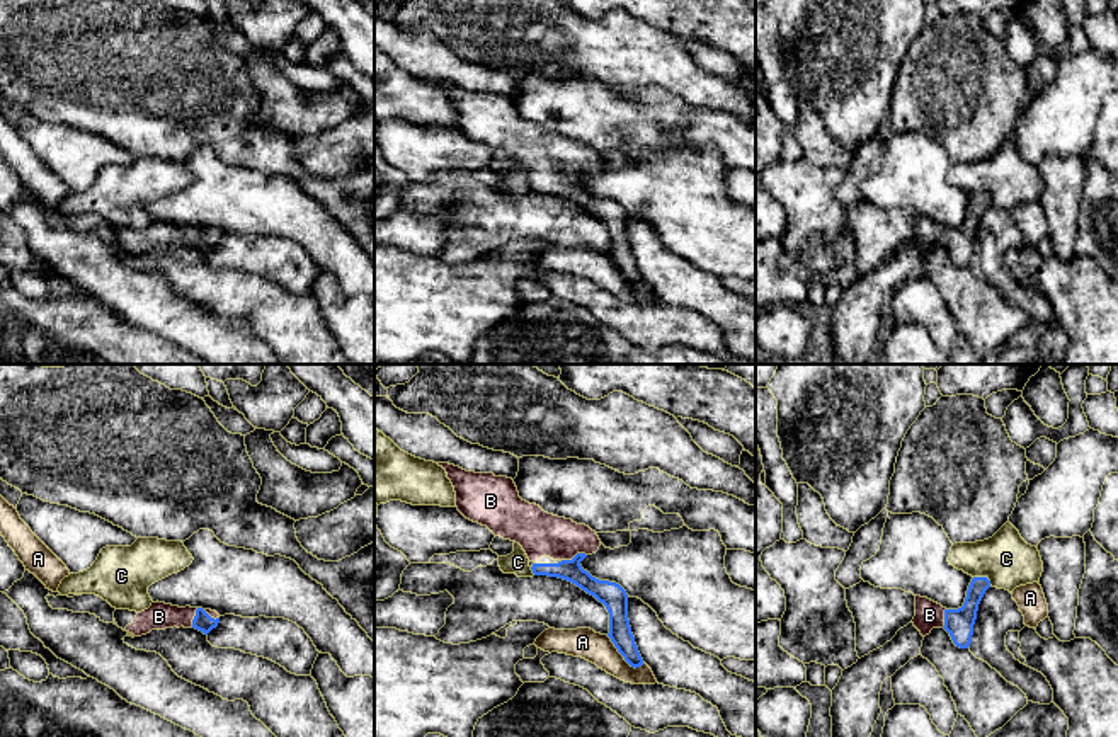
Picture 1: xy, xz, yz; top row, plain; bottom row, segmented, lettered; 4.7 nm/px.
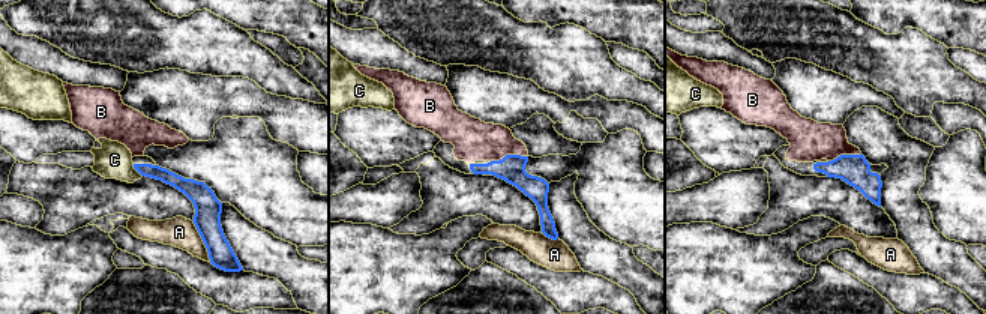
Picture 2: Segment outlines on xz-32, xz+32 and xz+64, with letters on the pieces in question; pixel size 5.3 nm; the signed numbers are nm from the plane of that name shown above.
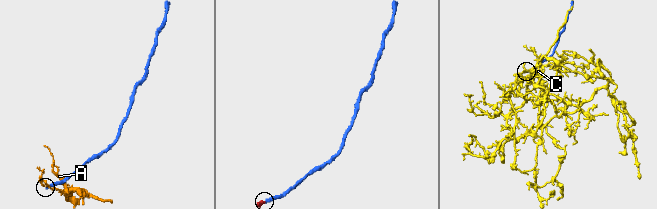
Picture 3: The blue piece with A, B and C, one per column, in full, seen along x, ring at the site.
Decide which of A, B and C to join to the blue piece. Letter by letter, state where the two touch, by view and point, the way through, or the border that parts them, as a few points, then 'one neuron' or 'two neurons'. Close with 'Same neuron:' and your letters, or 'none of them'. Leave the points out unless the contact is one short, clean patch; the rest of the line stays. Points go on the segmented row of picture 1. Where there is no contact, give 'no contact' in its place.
A: xz (623, 656) | along xz (606, 635), (632, 666), (638, 668), (644, 664) | two neurons
B: xz (576, 555) | one neuron
C: yz (984, 577) | two neurons
Same neuron: B

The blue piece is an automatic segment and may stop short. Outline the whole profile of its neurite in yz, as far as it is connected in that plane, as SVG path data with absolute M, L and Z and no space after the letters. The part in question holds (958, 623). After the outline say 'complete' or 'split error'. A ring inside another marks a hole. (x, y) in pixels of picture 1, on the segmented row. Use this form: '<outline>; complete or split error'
M973 577L965 603L958 609L946 609L927 597L916 596L916 616L912 623L922 637L929 635L933 628L944 628L956 647L968 648L978 604L989 587L990 580L987 577Z; split error

